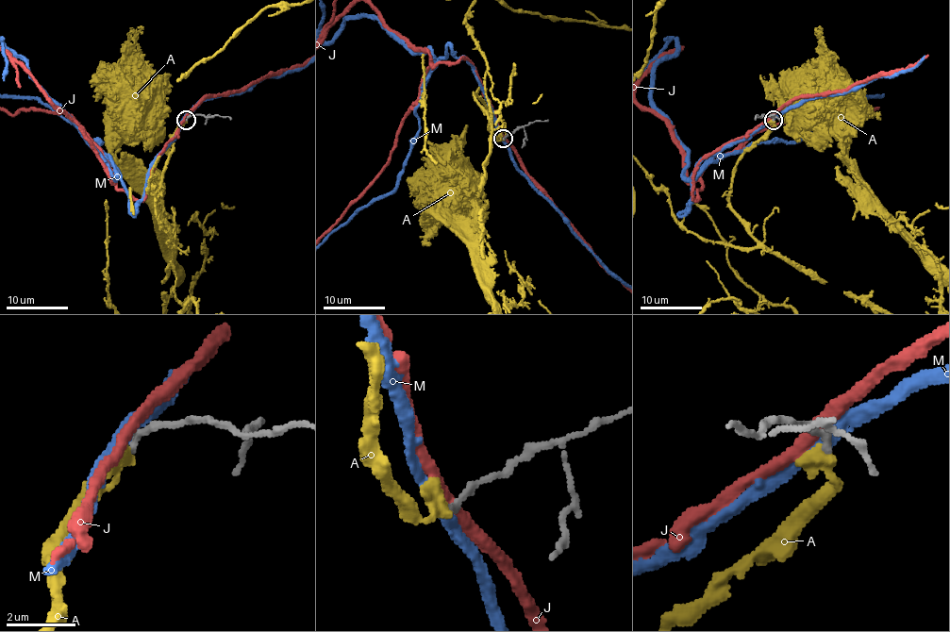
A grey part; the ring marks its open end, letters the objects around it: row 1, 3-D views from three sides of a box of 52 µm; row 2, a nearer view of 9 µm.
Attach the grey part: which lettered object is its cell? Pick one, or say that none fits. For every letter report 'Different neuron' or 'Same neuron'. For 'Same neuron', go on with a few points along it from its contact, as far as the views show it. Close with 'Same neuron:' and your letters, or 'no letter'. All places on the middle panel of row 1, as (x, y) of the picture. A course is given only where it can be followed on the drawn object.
A: Same neuron
J: Different neuron
M: Different neuron
Same neuron: A

